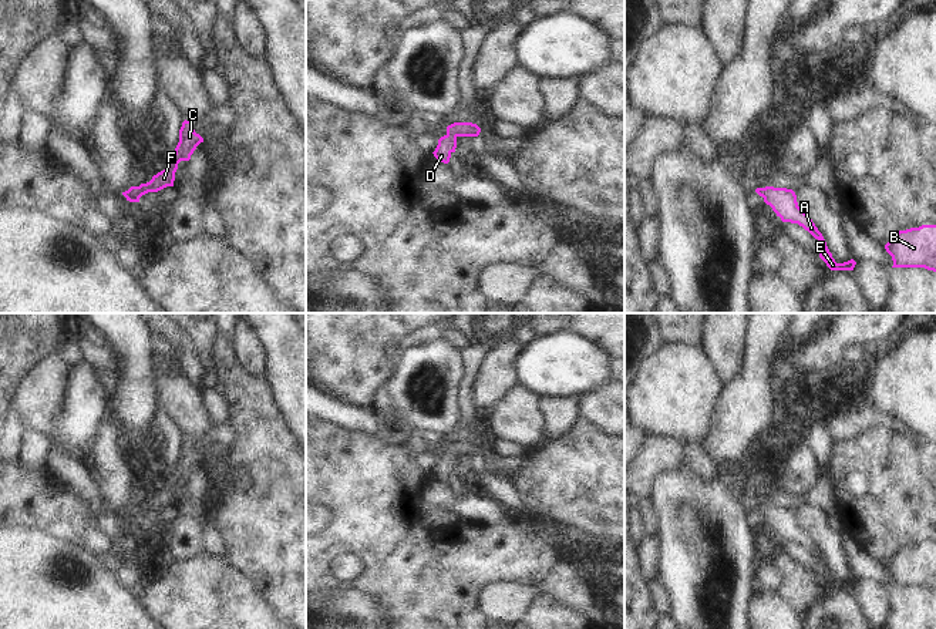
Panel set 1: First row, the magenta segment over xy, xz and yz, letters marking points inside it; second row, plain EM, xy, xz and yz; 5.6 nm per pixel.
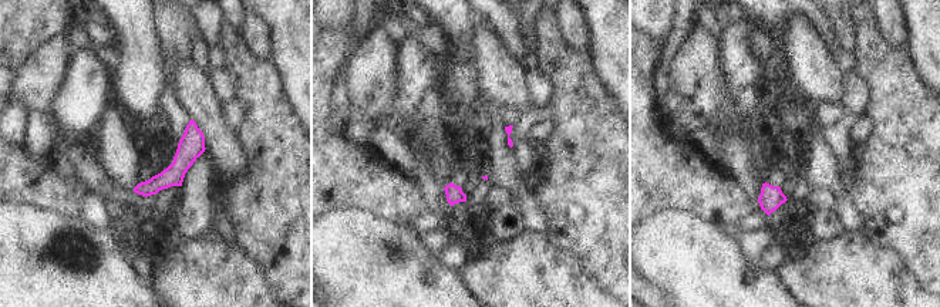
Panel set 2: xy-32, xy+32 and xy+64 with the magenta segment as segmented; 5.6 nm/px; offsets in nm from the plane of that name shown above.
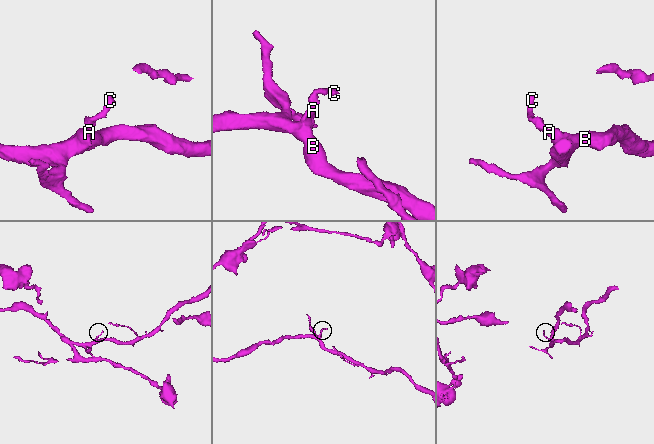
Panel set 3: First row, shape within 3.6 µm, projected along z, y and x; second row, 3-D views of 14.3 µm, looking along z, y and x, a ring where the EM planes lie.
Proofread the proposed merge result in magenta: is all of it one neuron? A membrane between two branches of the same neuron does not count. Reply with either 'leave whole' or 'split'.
leave whole

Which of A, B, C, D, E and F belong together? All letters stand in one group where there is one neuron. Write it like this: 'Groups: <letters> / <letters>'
Groups: A B C D E F.

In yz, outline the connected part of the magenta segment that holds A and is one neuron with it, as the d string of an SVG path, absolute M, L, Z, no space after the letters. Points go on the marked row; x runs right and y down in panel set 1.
M757 188L755 192L764 198L764 202L772 208L782 222L798 223L808 231L819 242L819 258L831 270L853 270L856 262L853 259L836 263L829 252L822 233L818 231L808 213L805 213L797 202L797 195L787 188Z

